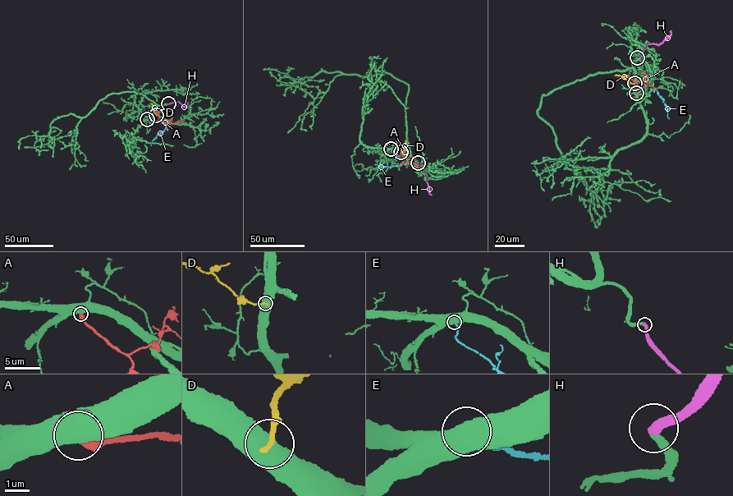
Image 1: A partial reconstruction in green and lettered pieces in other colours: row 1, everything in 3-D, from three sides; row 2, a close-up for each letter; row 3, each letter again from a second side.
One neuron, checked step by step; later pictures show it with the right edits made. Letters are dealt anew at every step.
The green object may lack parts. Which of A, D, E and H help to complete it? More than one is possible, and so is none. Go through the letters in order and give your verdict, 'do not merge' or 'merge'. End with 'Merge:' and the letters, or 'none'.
A: do not merge
D: do not merge
E: do not merge
H: merge
Merge: H

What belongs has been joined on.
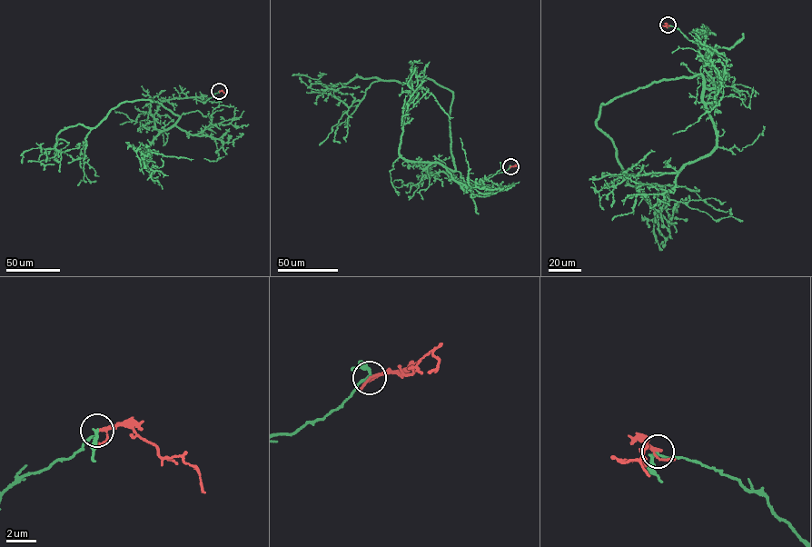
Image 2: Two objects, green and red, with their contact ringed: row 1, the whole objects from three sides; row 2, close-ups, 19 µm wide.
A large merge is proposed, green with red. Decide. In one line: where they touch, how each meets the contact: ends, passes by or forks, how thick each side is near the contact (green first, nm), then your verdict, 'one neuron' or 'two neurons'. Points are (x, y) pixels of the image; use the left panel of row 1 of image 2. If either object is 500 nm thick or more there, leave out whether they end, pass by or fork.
at (219, 91); green passes by; red passes by; 170 nm thick on the green side, 160 nm on the other; two neurons

